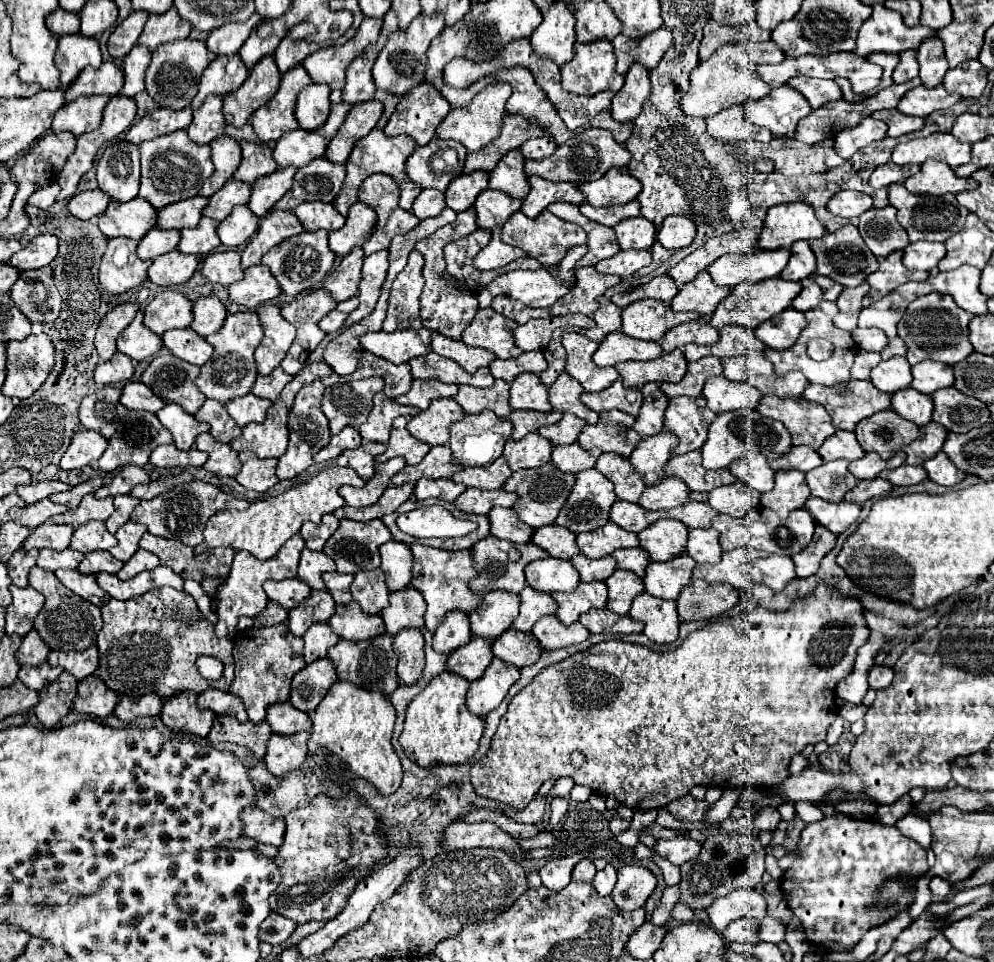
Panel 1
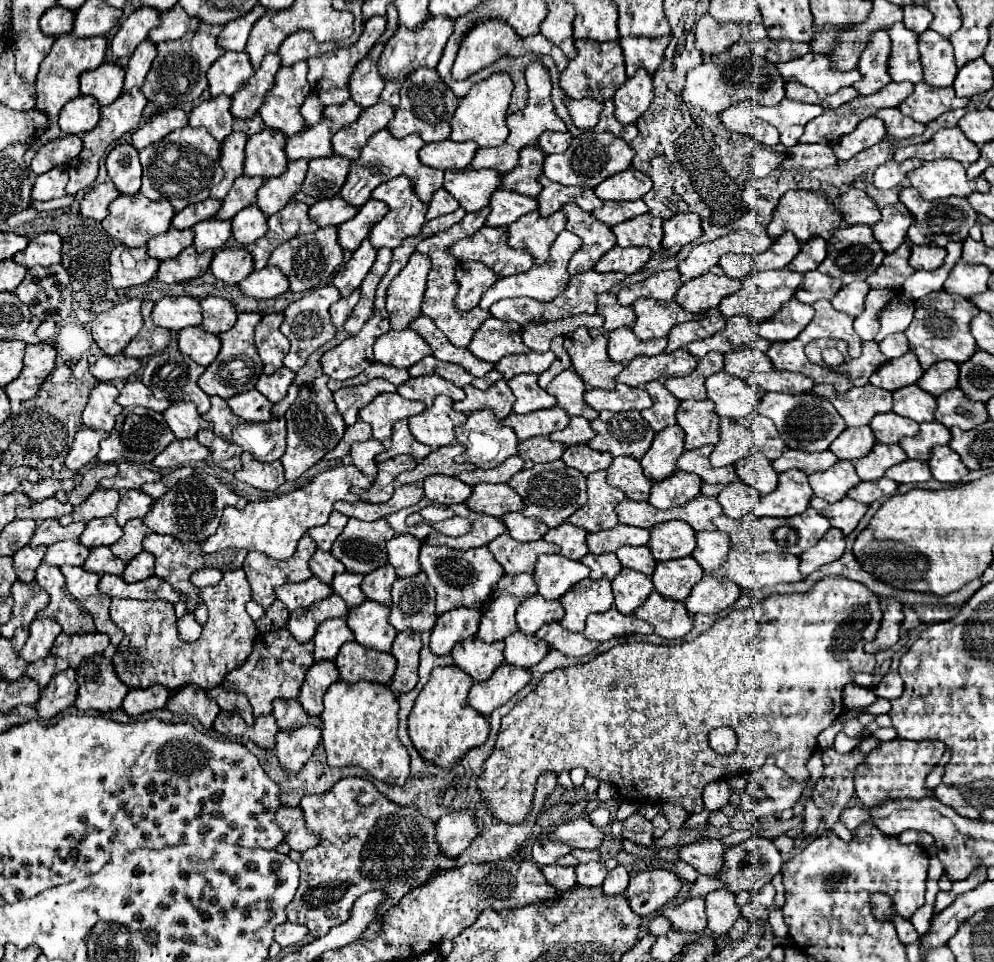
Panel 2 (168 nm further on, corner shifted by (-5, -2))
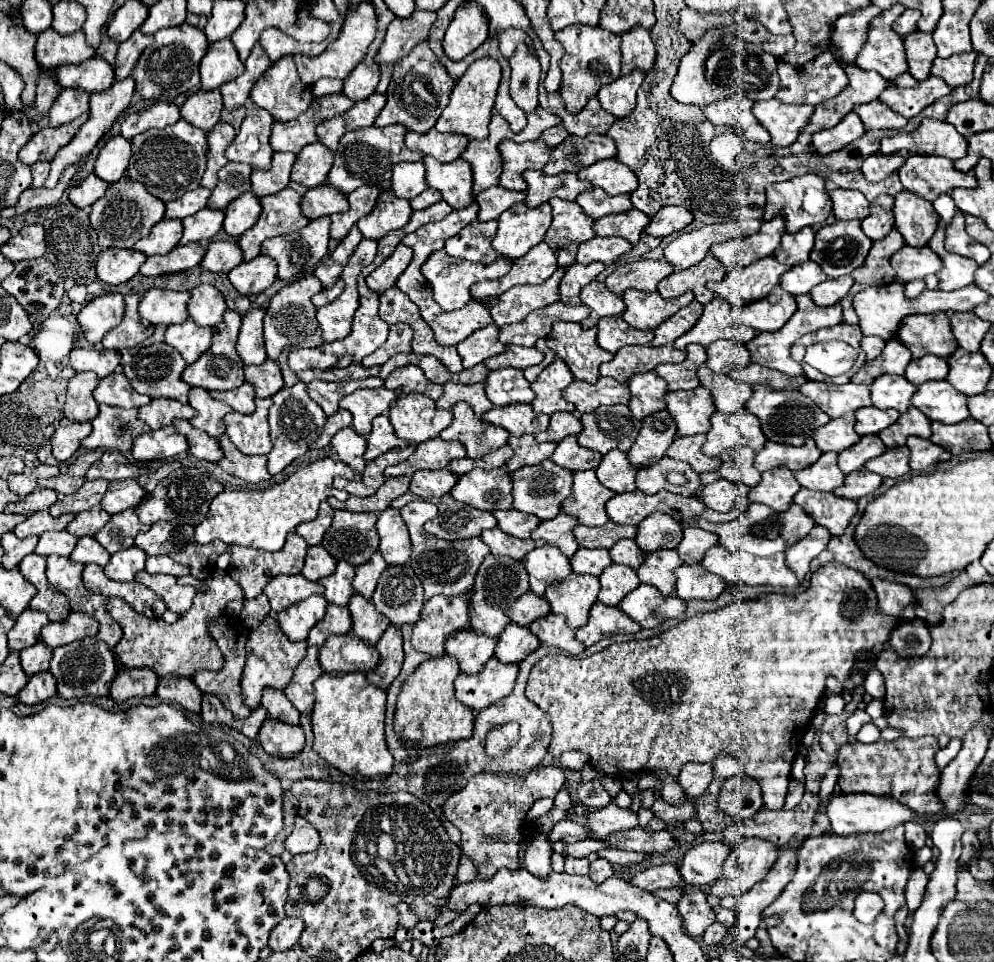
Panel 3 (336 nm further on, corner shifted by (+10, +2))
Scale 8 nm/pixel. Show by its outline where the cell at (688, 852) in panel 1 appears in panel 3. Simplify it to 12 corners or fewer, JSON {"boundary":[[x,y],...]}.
{"boundary":[[718,841],[694,845],[680,863],[688,885],[722,877],[732,849]]}

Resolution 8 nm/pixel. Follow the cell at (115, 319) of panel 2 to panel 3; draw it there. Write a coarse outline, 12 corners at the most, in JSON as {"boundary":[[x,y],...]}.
{"boundary":[[120,293],[88,301],[76,315],[96,345],[124,317]]}

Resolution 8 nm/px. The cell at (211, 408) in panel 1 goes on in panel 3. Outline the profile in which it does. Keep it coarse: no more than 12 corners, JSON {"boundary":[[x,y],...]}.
{"boundary":[[202,387],[190,389],[190,423],[220,437],[232,409]]}

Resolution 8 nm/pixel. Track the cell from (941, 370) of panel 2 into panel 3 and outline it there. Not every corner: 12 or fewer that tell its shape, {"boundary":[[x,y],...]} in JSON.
{"boundary":[[912,359],[904,377],[914,385],[948,375],[946,359]]}

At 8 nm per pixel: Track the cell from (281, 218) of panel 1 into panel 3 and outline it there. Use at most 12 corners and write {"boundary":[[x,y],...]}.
{"boundary":[[286,187],[266,195],[262,215],[240,239],[244,261],[262,241],[302,229],[300,195]]}

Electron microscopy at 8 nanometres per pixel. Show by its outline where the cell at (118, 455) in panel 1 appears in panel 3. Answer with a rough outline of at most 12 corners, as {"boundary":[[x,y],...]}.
{"boundary":[[100,405],[86,449],[128,453],[148,425],[138,409]]}

